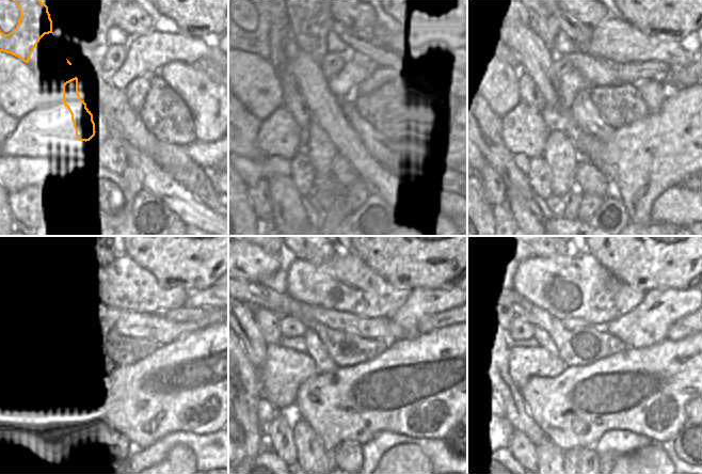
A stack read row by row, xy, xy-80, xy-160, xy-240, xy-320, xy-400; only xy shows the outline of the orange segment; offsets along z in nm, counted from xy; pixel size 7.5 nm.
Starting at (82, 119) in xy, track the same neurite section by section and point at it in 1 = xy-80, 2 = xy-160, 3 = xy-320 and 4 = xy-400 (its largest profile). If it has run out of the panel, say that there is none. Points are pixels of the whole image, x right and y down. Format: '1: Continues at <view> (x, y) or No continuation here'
1: Continues at xy-80 (320, 149)
2: Continues at xy-160 (560, 153)
3: Continues at xy-320 (312, 453)
4: Continues at xy-400 (547, 453).

